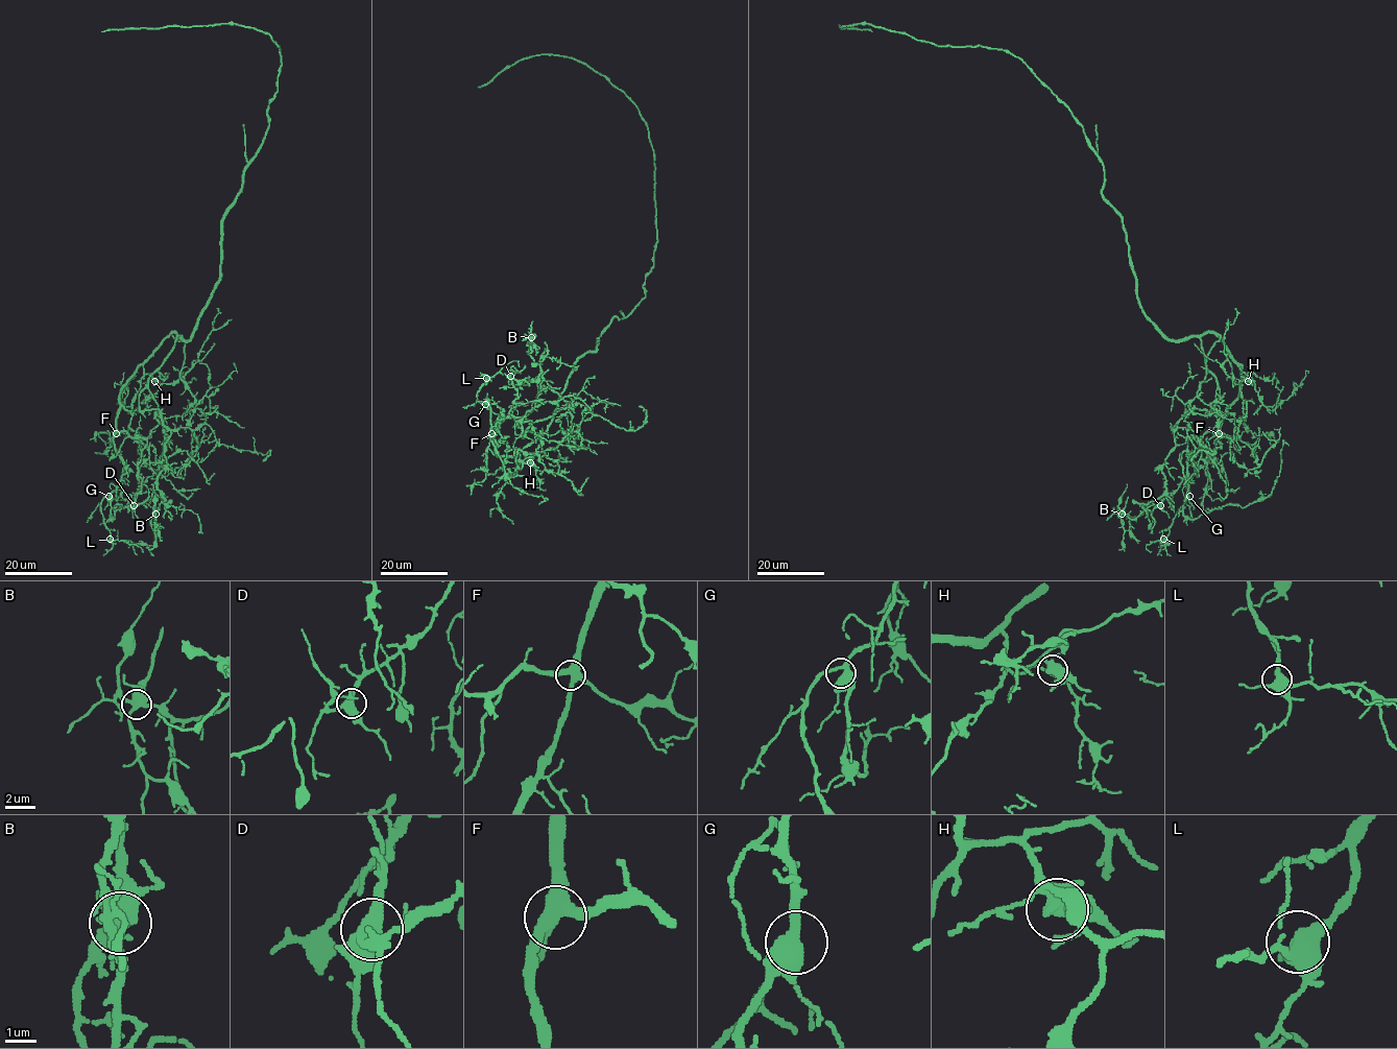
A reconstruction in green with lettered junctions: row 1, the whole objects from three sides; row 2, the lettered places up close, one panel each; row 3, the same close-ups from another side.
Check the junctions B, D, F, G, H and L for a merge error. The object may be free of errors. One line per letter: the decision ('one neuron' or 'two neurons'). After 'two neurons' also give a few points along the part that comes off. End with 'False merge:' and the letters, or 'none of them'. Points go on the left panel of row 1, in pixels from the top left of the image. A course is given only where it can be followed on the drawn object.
B: two neurons | (154, 514), (155, 545), (151, 549), (146, 547)
D: one neuron
F: one neuron
G: one neuron
H: one neuron
L: one neuron
False merge: B

